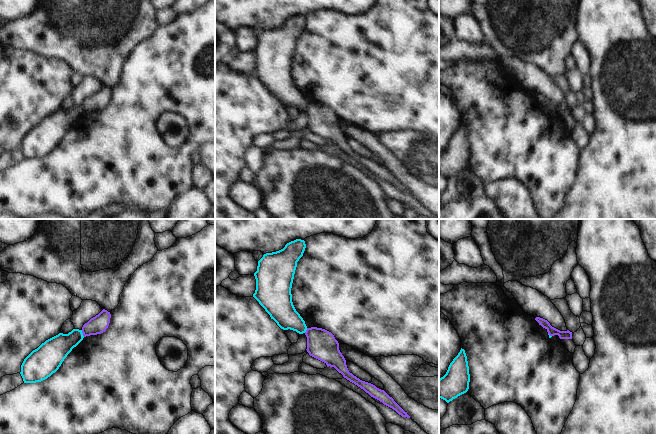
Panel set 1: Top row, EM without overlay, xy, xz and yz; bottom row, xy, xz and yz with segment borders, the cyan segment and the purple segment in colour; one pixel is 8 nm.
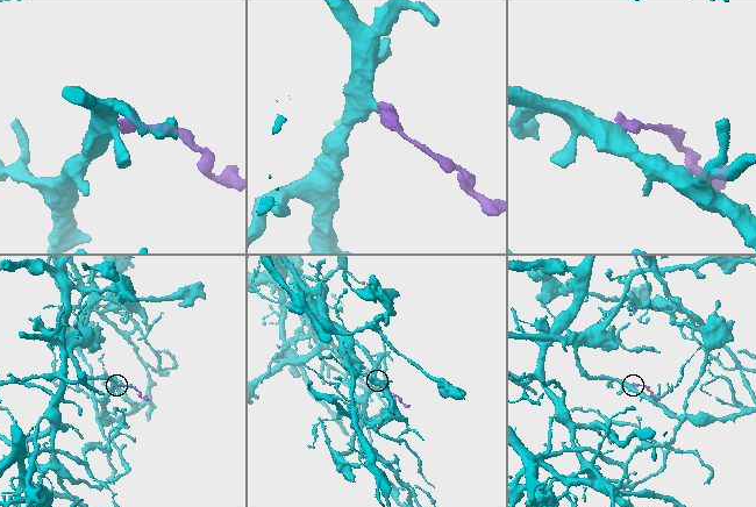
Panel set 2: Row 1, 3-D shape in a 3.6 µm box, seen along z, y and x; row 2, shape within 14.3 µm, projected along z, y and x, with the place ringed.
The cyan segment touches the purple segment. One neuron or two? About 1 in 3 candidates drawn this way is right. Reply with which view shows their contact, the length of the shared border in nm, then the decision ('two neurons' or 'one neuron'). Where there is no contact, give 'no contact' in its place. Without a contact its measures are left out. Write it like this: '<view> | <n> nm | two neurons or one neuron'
xy | 60 nm | two neurons

